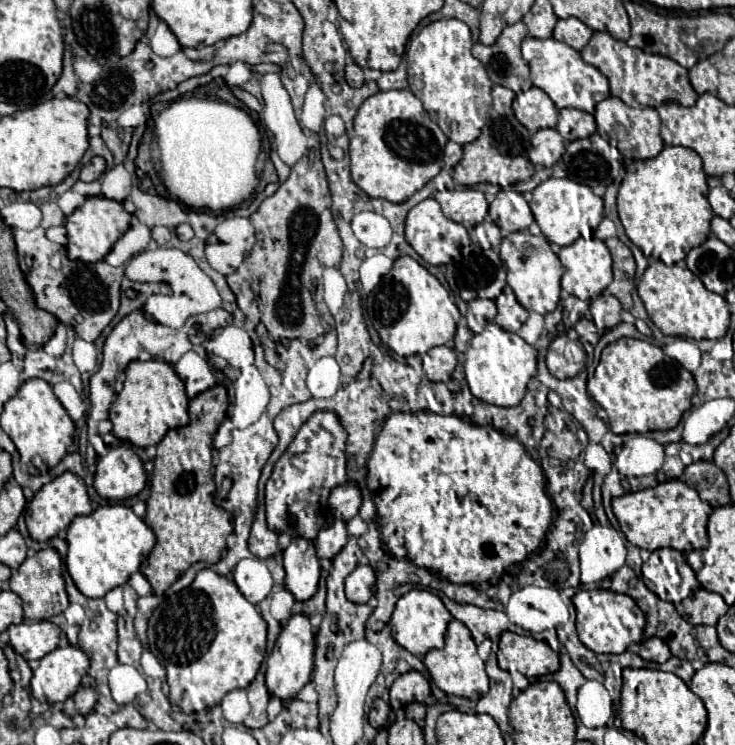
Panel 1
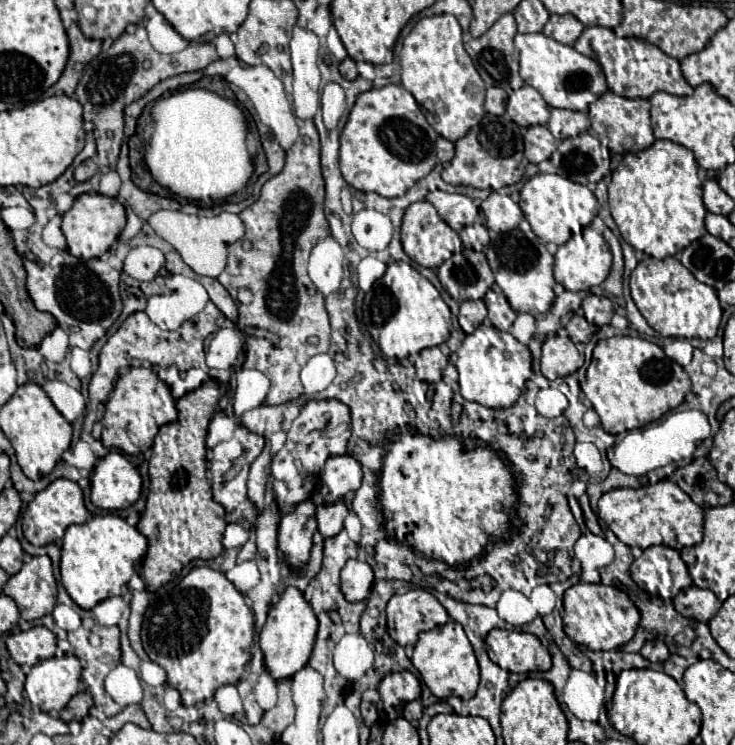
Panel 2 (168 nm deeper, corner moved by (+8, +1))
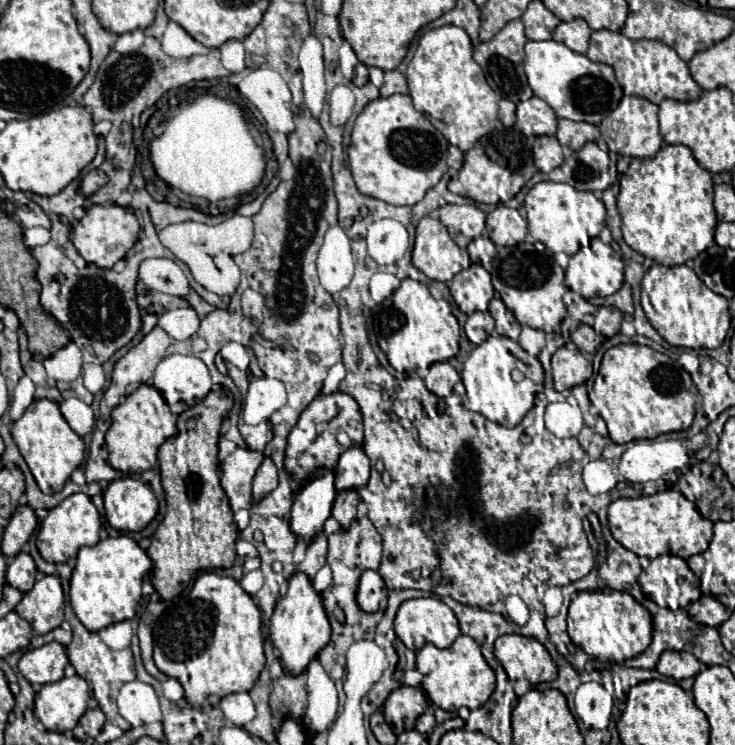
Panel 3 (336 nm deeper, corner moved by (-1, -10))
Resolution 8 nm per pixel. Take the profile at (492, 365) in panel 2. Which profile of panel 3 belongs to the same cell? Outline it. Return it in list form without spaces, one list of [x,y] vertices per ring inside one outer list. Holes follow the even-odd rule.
[[[492,334],[472,350],[464,362],[462,382],[466,386],[466,408],[482,414],[490,422],[514,428],[534,406],[536,394],[544,390],[544,368],[538,358],[520,348],[518,342],[506,336]]]

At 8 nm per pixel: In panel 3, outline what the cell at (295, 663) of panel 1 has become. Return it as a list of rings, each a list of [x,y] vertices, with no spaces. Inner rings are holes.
[[[296,572],[290,576],[288,592],[276,604],[276,610],[270,620],[270,638],[274,648],[280,652],[280,660],[284,670],[290,674],[300,674],[306,670],[312,658],[328,644],[330,640],[330,622],[322,604],[322,596],[314,590],[312,580],[304,572]]]

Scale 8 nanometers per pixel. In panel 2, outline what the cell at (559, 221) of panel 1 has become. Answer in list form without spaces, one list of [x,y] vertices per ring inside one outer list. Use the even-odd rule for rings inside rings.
[[[535,175],[531,177],[523,189],[521,189],[521,201],[519,201],[525,219],[529,221],[533,233],[545,241],[563,245],[571,237],[571,225],[573,221],[579,221],[583,227],[588,226],[599,210],[597,198],[585,185],[573,183],[559,175]]]

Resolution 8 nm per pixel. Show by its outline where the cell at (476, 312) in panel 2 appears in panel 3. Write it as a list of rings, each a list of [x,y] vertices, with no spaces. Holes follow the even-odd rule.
[[[474,312],[468,316],[464,324],[464,332],[472,344],[482,344],[492,330],[494,330],[494,320],[488,312]]]

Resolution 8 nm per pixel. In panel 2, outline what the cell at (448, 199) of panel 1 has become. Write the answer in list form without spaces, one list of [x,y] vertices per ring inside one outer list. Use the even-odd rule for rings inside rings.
[[[433,191],[427,195],[427,201],[437,209],[441,219],[455,231],[461,231],[463,227],[471,225],[479,215],[477,203],[467,195]]]

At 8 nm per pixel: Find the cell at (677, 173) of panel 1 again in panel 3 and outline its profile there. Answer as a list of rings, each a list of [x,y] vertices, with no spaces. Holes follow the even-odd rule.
[[[664,144],[656,156],[632,160],[626,174],[620,176],[619,186],[617,209],[622,216],[624,242],[632,250],[640,252],[642,256],[652,258],[653,264],[666,264],[666,266],[684,264],[684,262],[696,258],[704,248],[710,248],[714,244],[716,212],[714,212],[714,204],[712,204],[712,198],[714,198],[712,174],[696,162],[696,158],[692,156],[688,146]]]

